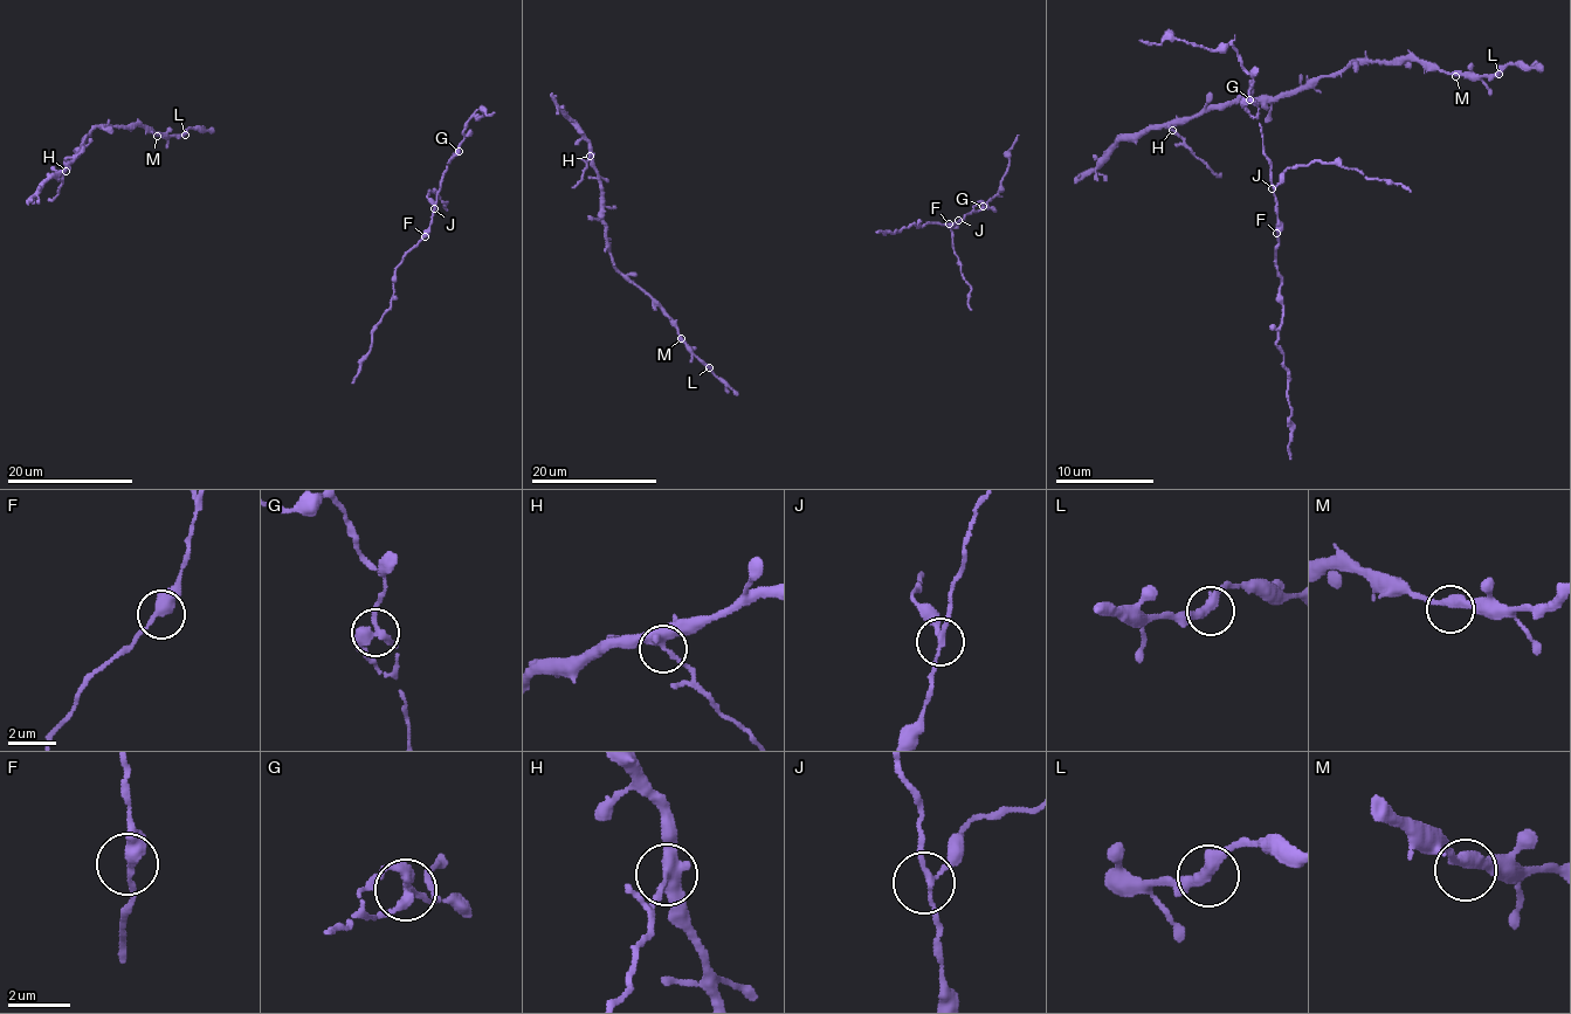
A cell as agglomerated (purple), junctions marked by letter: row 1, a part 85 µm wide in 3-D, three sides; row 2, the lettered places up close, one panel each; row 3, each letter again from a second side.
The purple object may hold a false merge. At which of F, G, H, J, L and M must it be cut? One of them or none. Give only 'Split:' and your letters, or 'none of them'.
Split: none of them

